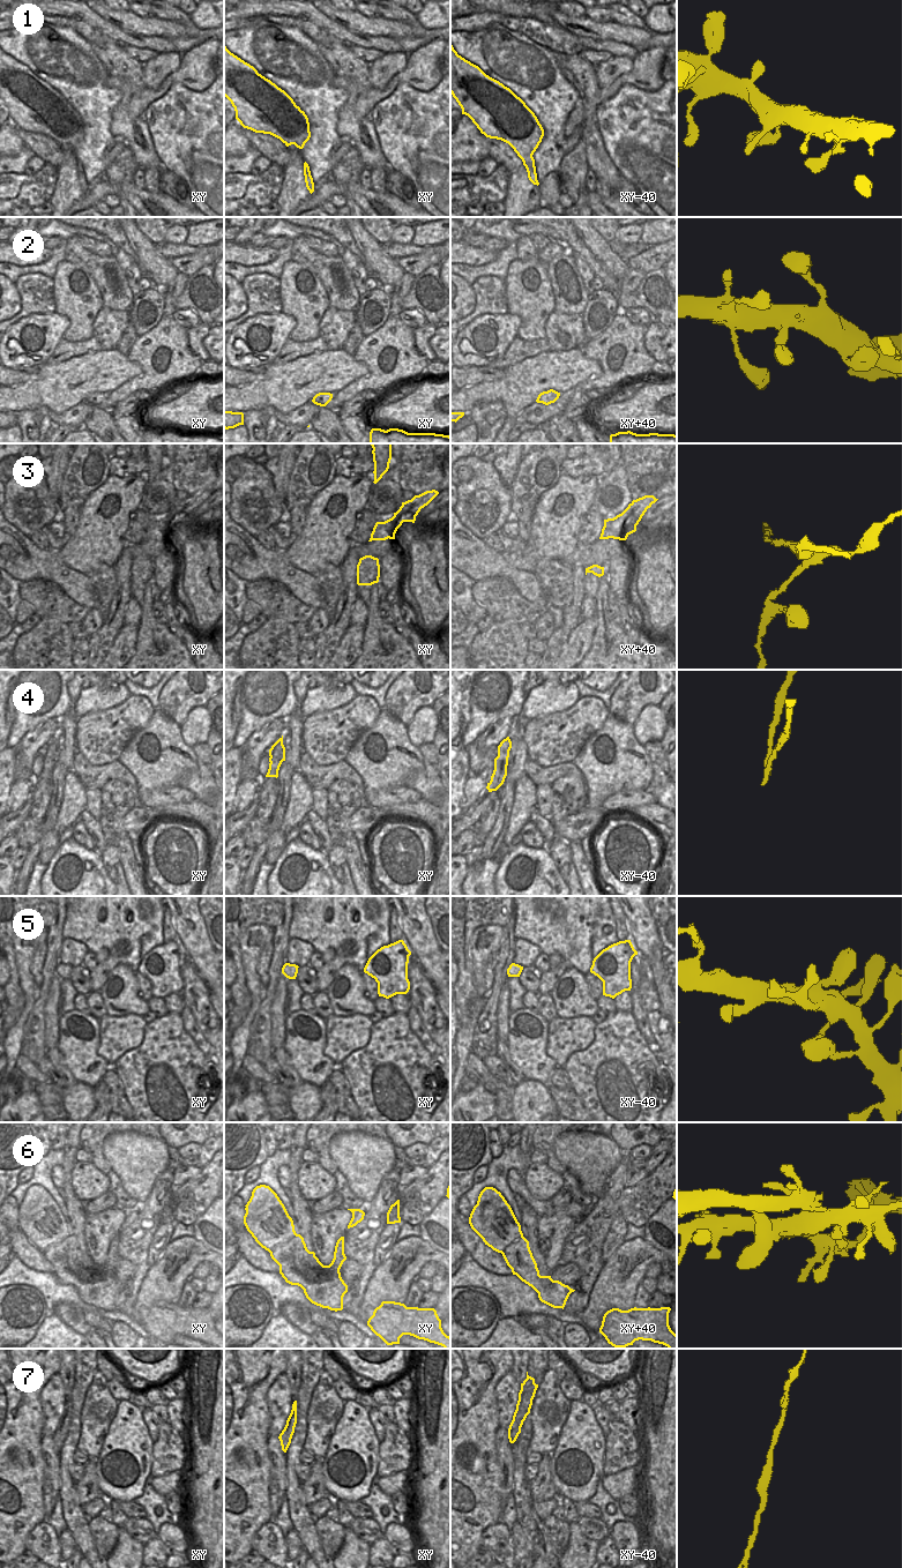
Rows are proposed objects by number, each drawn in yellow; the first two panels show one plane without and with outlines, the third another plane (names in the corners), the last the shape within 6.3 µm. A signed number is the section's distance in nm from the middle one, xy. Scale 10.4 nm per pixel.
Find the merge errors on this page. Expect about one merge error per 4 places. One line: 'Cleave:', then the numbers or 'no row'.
Cleave: 3, 4, 6.

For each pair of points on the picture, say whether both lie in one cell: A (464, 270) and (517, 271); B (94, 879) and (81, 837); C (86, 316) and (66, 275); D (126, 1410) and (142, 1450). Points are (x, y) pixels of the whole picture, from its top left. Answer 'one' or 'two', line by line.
A: two
B: two
C: one
D: one

